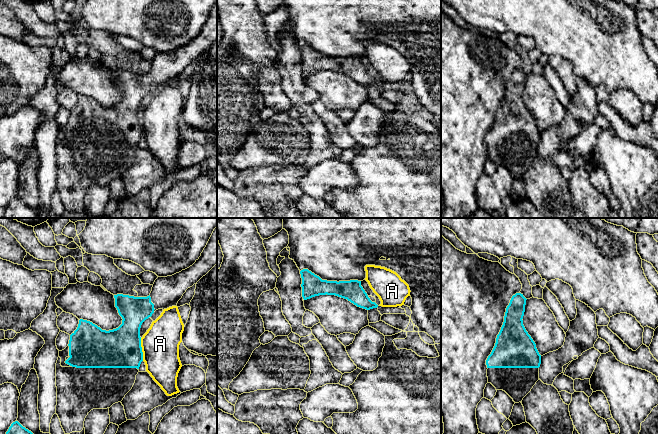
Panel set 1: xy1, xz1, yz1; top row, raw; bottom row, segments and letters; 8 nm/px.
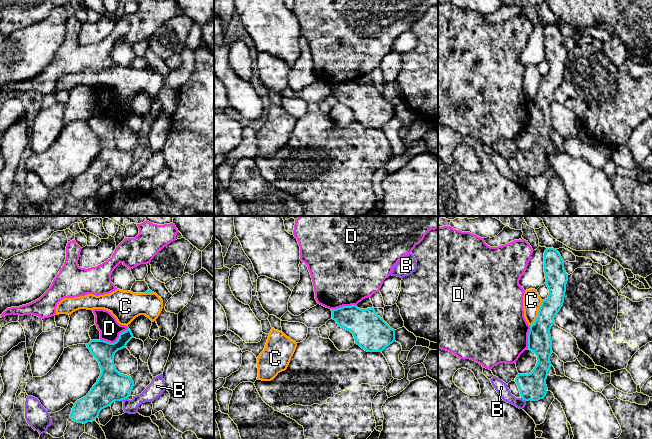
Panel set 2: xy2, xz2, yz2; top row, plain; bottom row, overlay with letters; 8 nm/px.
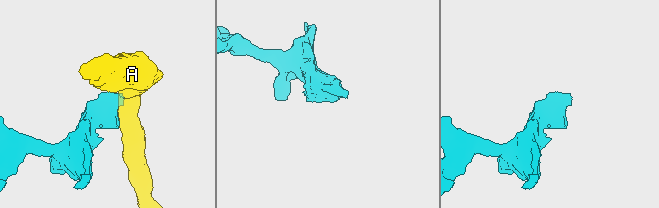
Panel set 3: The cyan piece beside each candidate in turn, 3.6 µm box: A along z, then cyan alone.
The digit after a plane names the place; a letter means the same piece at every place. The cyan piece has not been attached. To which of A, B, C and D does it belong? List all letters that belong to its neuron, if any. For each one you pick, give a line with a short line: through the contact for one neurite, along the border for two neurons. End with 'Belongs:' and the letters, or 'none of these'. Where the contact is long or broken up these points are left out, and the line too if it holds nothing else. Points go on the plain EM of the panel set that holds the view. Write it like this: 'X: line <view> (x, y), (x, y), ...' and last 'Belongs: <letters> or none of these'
Belongs: none of these

